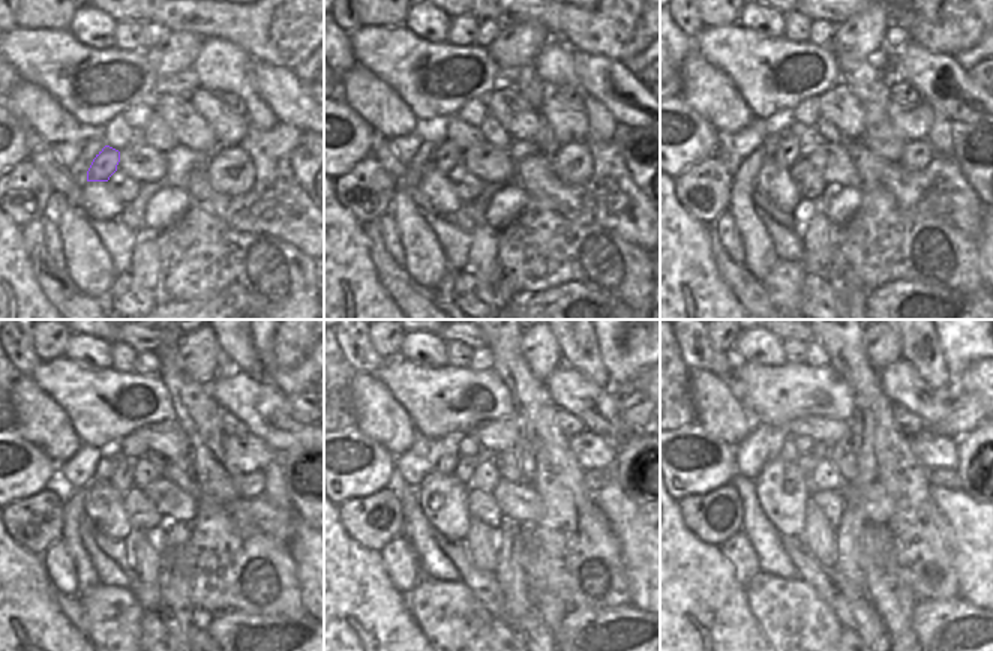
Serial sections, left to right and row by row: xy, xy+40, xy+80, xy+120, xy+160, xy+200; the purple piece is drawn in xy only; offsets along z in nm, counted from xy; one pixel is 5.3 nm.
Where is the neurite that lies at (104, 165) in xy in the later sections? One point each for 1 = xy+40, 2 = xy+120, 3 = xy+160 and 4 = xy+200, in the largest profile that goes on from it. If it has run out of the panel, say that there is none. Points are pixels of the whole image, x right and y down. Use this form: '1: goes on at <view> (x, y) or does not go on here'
1: goes on at xy+40 (447, 155)
2: goes on at xy+120 (120, 480)
3: goes on at xy+160 (465, 467)
4: goes on at xy+200 (806, 462)

